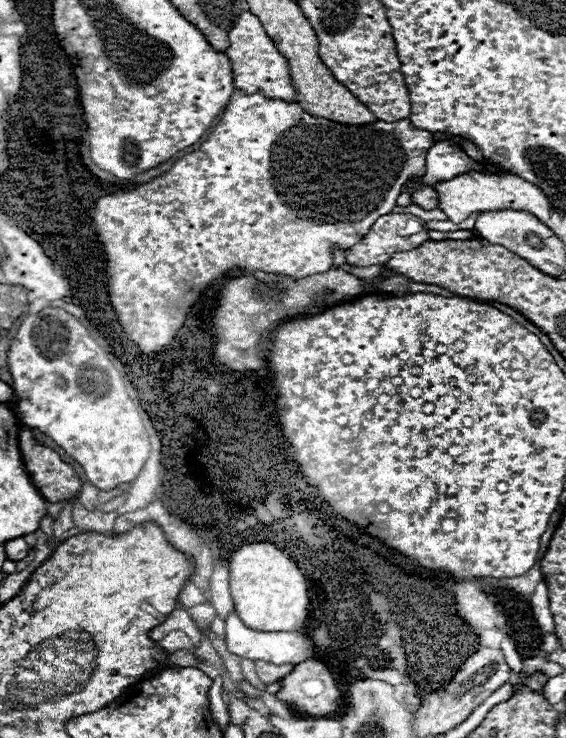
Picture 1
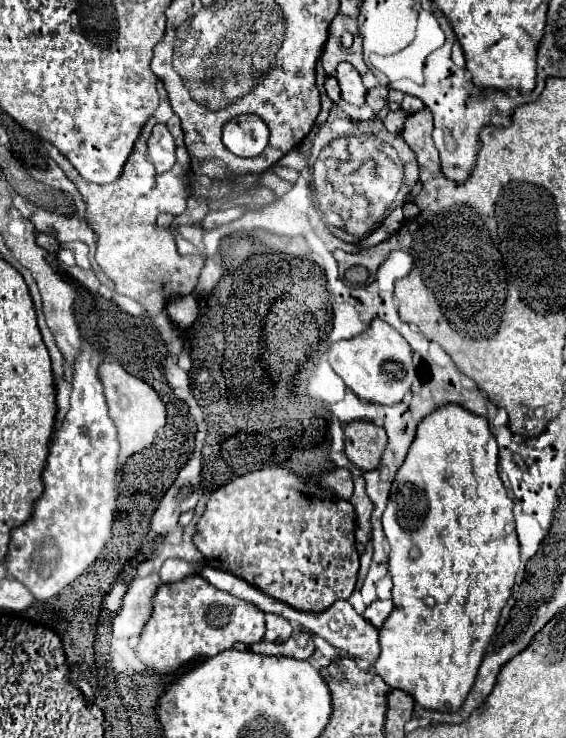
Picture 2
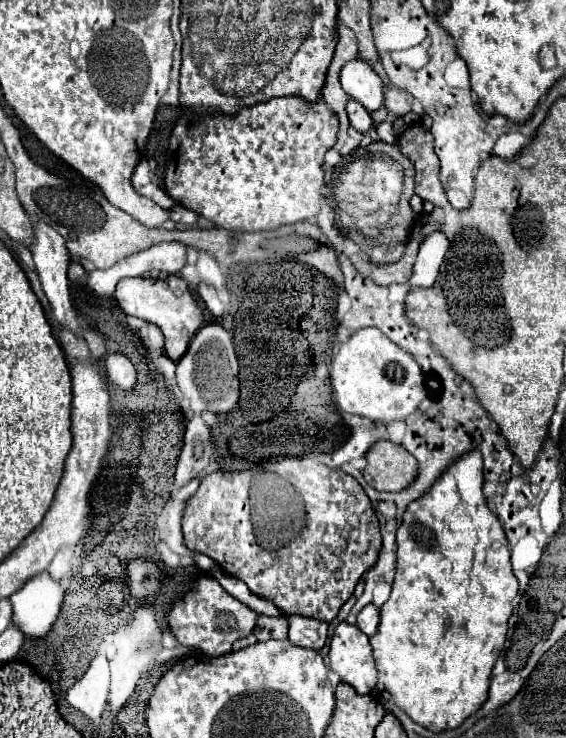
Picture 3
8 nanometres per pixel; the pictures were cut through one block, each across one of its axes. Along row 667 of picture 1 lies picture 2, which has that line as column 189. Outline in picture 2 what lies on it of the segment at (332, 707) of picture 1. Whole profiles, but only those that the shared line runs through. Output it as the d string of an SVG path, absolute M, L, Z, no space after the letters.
M184 296L184 298L176 298L170 300L168 304L168 316L174 324L182 326L182 328L190 328L198 316L198 304L194 300L194 296Z

